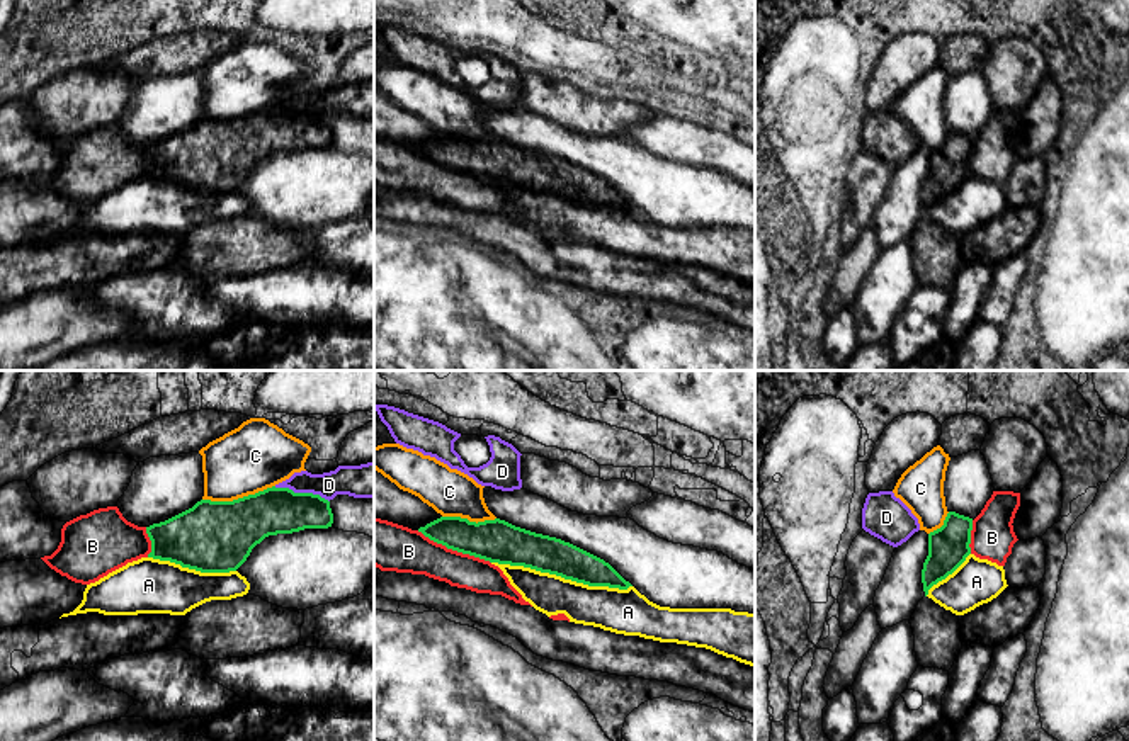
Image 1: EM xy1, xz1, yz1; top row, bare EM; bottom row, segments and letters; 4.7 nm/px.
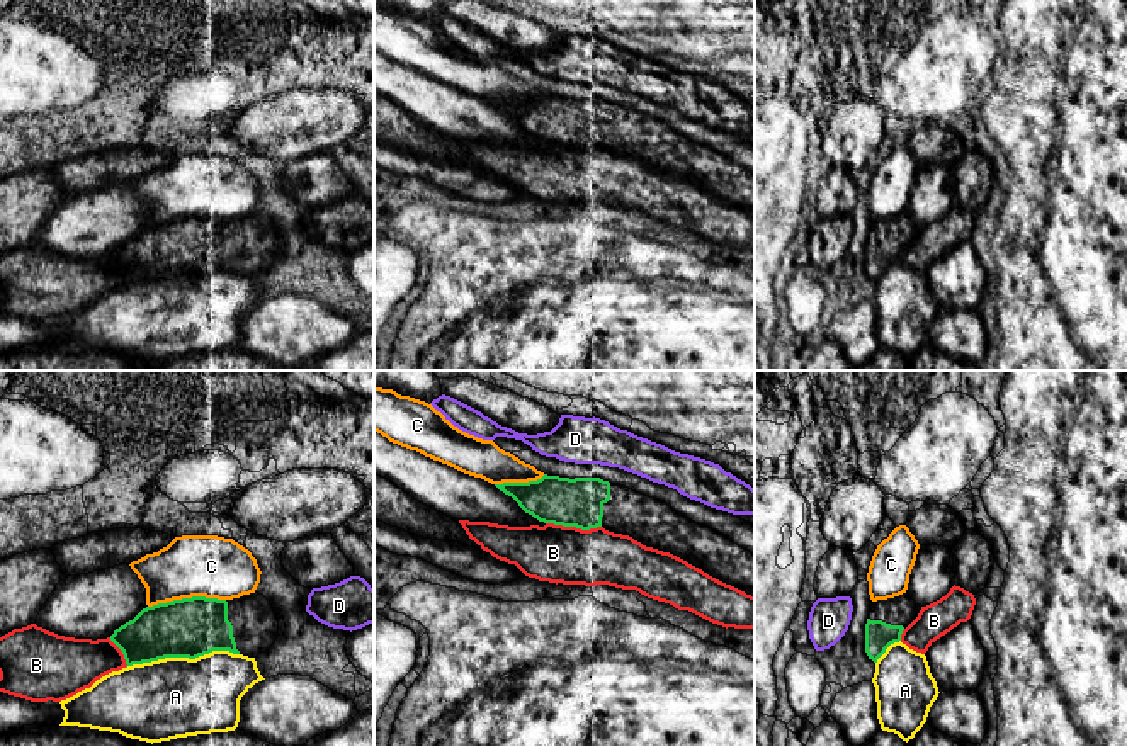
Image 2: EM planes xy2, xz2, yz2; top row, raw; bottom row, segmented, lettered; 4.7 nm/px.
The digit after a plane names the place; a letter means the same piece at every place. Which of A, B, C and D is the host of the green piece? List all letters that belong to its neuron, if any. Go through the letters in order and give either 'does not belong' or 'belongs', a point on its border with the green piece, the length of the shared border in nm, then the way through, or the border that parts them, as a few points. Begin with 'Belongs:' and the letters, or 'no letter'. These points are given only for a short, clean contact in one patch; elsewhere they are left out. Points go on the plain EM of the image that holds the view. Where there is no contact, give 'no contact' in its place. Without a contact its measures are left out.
Belongs: no letter
A: does not belong; meets green in xz1 at (561, 196); contact 650 nm long
B: does not belong; meets green in xz1 at (454, 169); contact 380 nm long
C: does not belong; meets green in xy2 at (186, 218); contact 380 nm long
D: does not belong; meets green in xy1 at (301, 113); contact 280 nm long

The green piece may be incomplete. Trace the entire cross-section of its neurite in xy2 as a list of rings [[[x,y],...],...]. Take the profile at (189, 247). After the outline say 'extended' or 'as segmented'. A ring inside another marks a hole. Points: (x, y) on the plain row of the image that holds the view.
[[[258,212],[233,219],[192,216],[143,228],[133,240],[114,250],[110,260],[122,270],[126,284],[143,284],[165,277],[189,277],[212,270],[229,270],[257,277],[279,255],[279,240],[270,221]]]; extended

